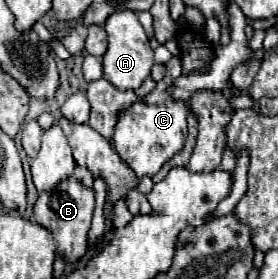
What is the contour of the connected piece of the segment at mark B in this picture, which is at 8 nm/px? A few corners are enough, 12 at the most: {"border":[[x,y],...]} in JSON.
{"border":[[77,180],[41,192],[35,220],[57,252],[75,262],[87,252],[95,190]]}

